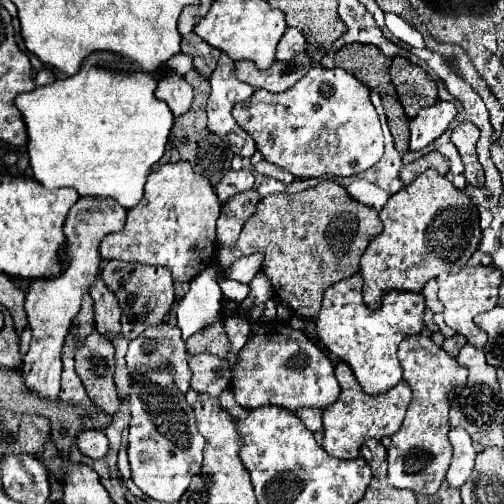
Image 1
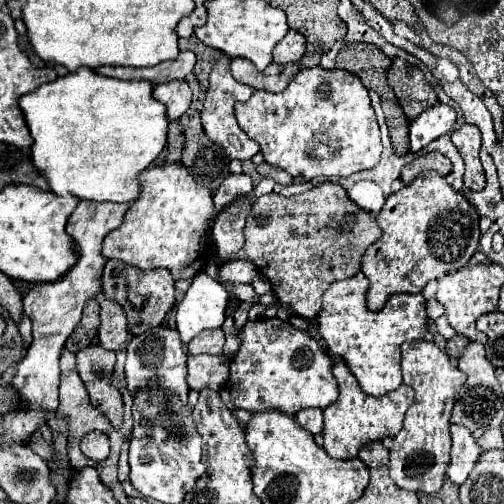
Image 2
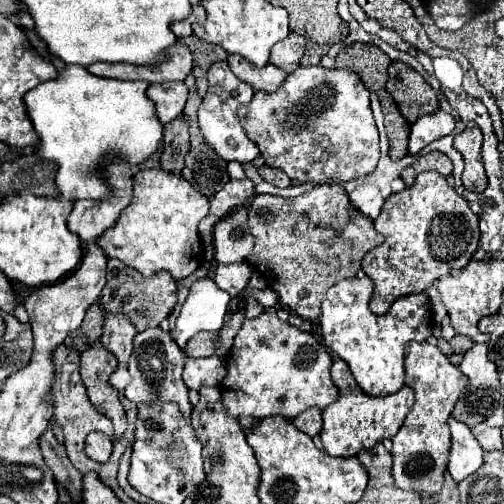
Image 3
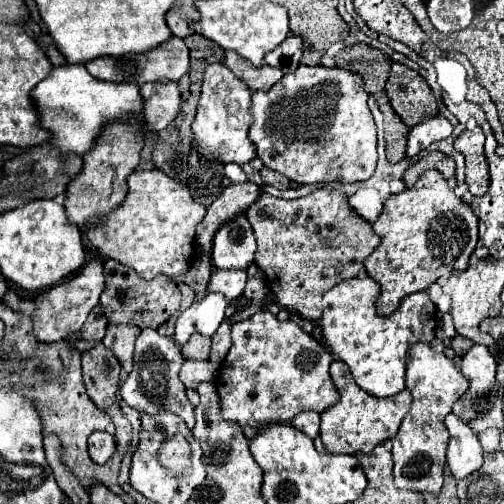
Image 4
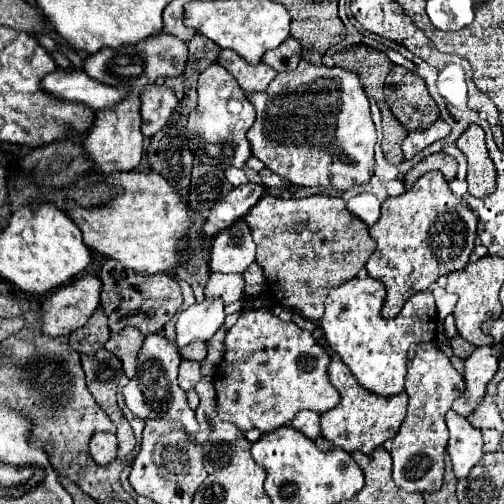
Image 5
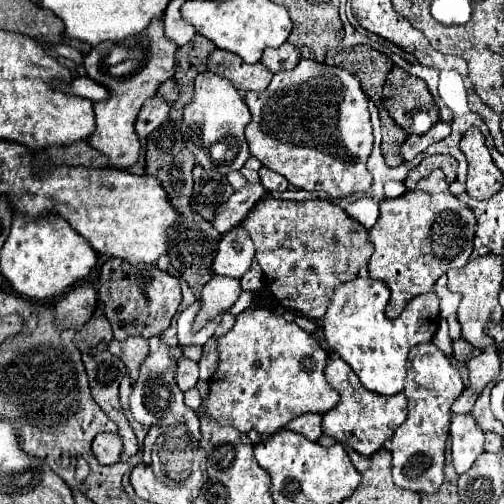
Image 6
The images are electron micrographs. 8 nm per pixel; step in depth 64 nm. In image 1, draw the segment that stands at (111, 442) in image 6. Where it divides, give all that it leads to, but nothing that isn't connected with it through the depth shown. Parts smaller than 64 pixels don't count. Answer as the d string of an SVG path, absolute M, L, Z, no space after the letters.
M84 430L78 434L78 450L92 460L104 458L108 452L108 438L102 430Z

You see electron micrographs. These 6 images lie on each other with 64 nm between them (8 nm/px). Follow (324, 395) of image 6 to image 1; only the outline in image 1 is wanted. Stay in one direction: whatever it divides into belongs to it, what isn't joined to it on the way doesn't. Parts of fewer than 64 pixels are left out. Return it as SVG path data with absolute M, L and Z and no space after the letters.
M252 322L250 338L232 366L232 392L242 408L282 406L290 412L298 408L326 408L338 400L340 386L330 358L300 330L284 322Z

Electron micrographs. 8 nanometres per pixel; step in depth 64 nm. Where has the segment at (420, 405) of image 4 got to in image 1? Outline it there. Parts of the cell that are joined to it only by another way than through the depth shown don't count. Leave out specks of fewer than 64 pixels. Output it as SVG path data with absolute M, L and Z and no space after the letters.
M422 334L402 340L398 360L404 380L412 388L412 402L402 428L392 436L392 446L388 448L388 480L396 488L408 488L418 494L436 494L452 458L448 442L448 396L456 386L466 382L468 370L460 368L456 358L446 354L432 342L432 338Z

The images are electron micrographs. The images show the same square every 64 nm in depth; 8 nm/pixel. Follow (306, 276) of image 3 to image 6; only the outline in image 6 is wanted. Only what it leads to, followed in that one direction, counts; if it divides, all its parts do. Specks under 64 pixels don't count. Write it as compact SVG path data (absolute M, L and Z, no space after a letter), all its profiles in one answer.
M266 196L248 214L242 228L254 242L256 260L276 300L286 310L300 312L312 320L326 314L334 288L354 280L374 252L366 228L348 218L346 212L330 200L294 202Z

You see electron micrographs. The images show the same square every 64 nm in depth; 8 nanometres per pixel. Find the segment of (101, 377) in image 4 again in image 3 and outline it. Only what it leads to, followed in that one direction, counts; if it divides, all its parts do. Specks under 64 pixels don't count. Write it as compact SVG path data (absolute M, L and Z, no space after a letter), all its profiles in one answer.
M100 342L84 350L80 356L80 374L88 390L88 398L96 410L106 414L114 424L114 436L122 438L126 432L126 414L118 398L118 390L110 386L110 374L118 368L118 360Z

